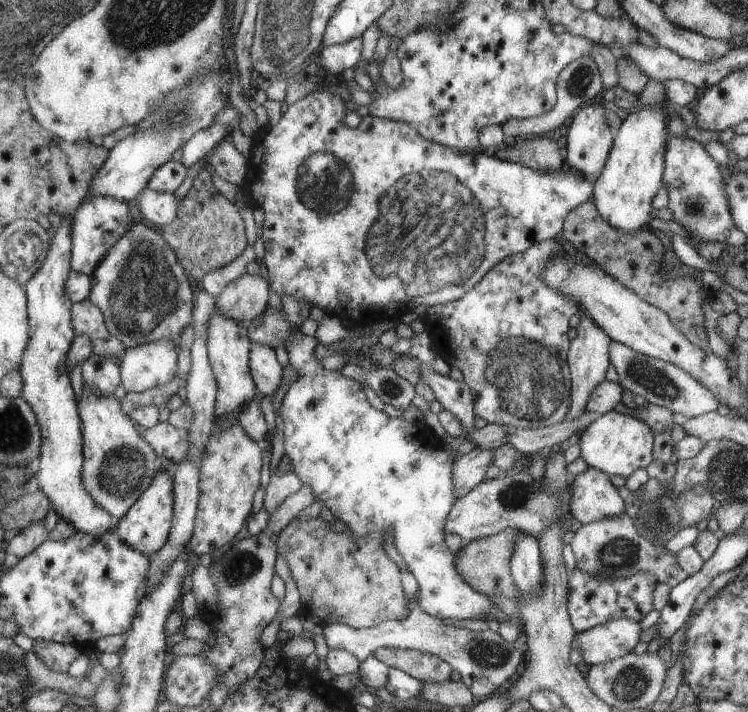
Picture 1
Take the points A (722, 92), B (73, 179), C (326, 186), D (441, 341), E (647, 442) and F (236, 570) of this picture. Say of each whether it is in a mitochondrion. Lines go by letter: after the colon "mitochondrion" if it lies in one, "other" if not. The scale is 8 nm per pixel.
A: other
B: other
C: mitochondrion
D: other
E: other
F: mitochondrion

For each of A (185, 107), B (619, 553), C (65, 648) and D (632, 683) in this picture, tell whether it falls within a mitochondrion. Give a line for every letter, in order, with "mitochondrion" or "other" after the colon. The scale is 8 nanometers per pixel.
A: mitochondrion
B: mitochondrion
C: other
D: mitochondrion

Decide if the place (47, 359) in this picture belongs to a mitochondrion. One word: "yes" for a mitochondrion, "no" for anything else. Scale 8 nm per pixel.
no

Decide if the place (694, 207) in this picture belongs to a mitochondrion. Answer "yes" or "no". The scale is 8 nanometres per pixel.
yes

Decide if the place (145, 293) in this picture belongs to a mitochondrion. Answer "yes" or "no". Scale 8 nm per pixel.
yes

